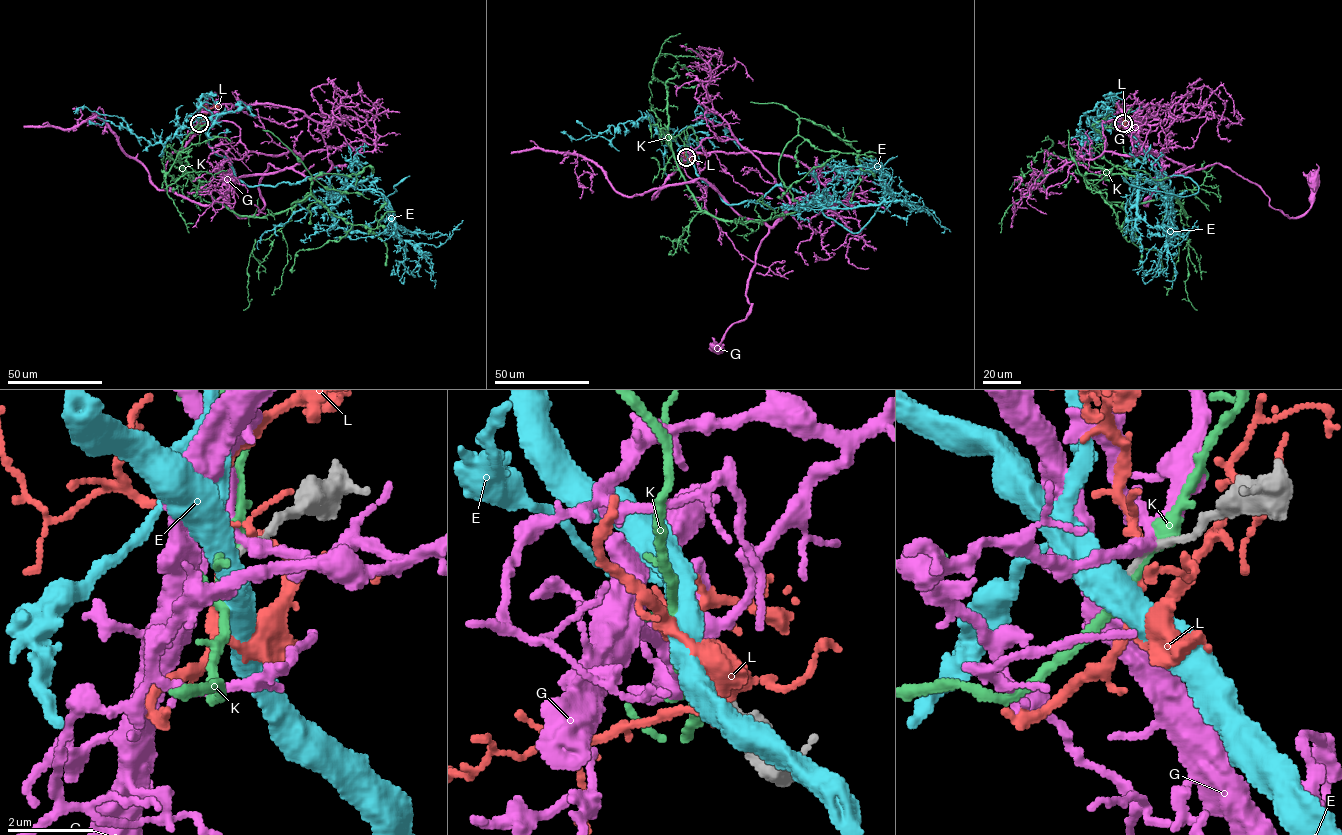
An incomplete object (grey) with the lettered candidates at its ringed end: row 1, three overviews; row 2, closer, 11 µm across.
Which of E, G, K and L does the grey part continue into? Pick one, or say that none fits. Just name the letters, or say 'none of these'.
none of these

